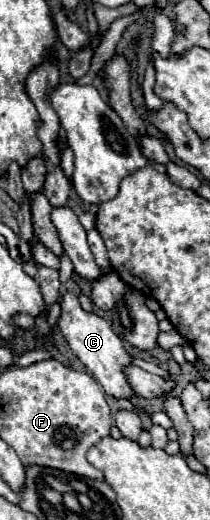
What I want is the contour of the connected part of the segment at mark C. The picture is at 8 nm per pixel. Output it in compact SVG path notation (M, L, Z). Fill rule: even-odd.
M65 292L65 296L61 298L61 318L59 318L59 330L63 332L67 344L71 346L73 354L93 372L93 376L97 378L97 382L105 388L107 394L111 394L113 398L127 398L131 400L135 396L131 384L125 378L125 368L133 364L131 354L125 350L121 338L111 330L111 326L107 324L105 318L97 316L95 312L85 312L77 300L77 296Z

